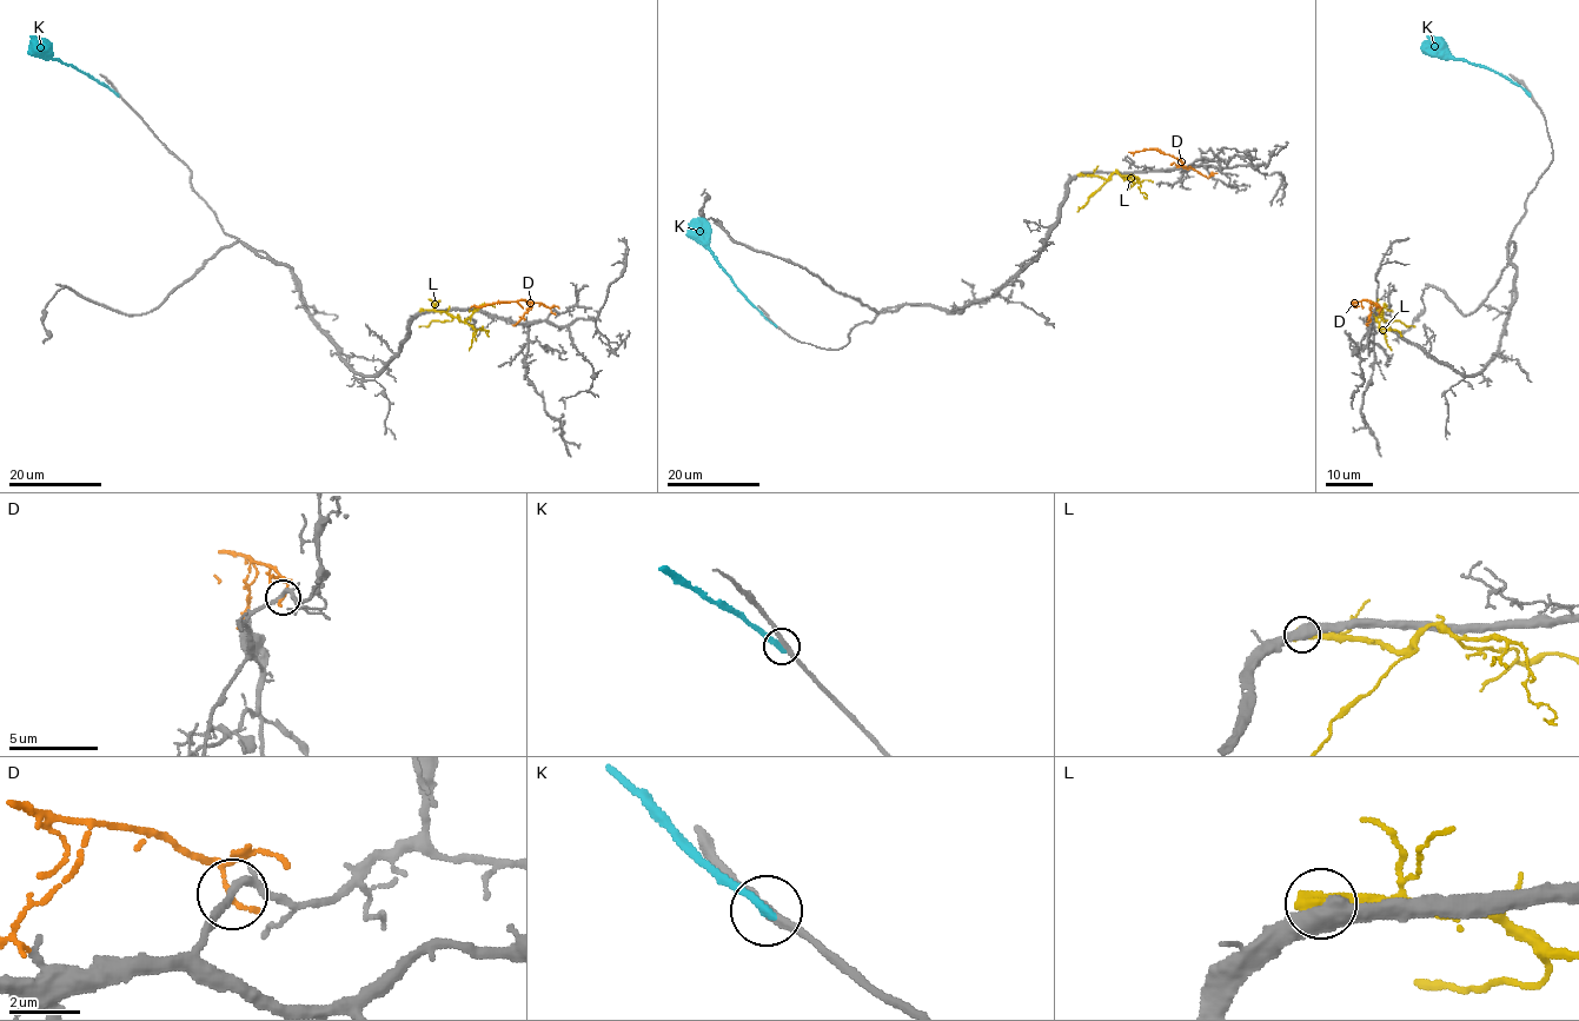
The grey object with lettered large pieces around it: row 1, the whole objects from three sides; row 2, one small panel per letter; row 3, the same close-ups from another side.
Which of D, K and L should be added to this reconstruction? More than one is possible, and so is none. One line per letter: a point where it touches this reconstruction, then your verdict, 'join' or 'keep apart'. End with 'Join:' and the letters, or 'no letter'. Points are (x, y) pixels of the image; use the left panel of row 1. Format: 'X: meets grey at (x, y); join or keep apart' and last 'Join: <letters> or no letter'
D: meets grey at (551, 311); keep apart
K: meets grey at (118, 94); keep apart
L: meets grey at (423, 310); keep apart
Join: no letter

